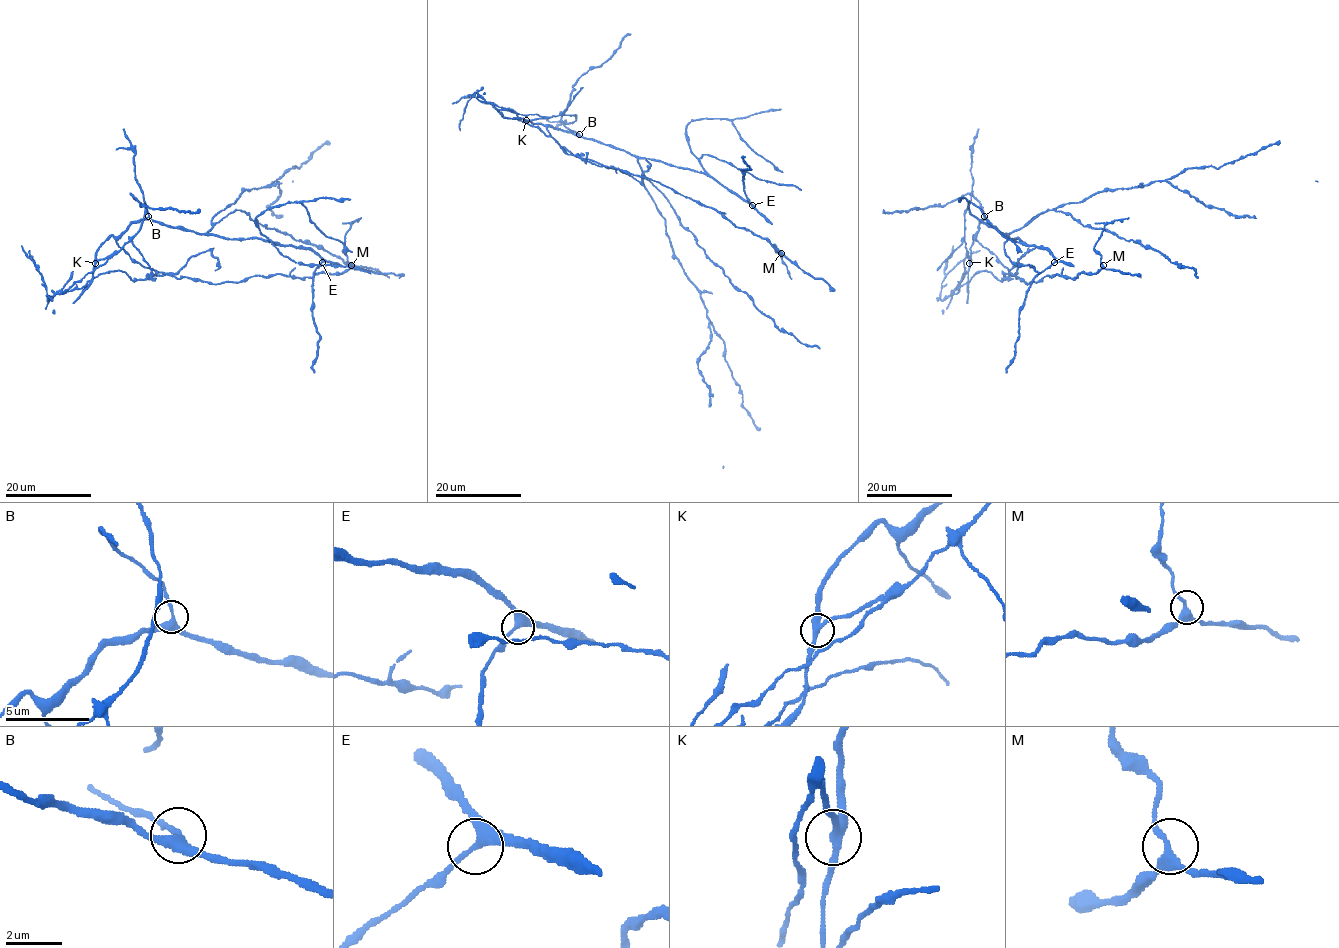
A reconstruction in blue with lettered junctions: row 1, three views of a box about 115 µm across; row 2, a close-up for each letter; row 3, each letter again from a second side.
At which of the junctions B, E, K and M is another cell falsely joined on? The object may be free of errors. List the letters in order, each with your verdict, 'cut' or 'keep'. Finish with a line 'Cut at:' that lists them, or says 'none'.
B: keep
E: keep
K: cut
M: keep
Cut at: K

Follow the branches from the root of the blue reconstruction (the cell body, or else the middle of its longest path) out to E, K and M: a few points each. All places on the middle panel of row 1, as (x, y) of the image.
E: (598, 143), (610, 144), (641, 158), (707, 173), (752, 205)
K: (598, 143), (526, 120)
M: (598, 143), (546, 128), (561, 148), (576, 157), (659, 181), (716, 209), (736, 226), (765, 238), (781, 253)

